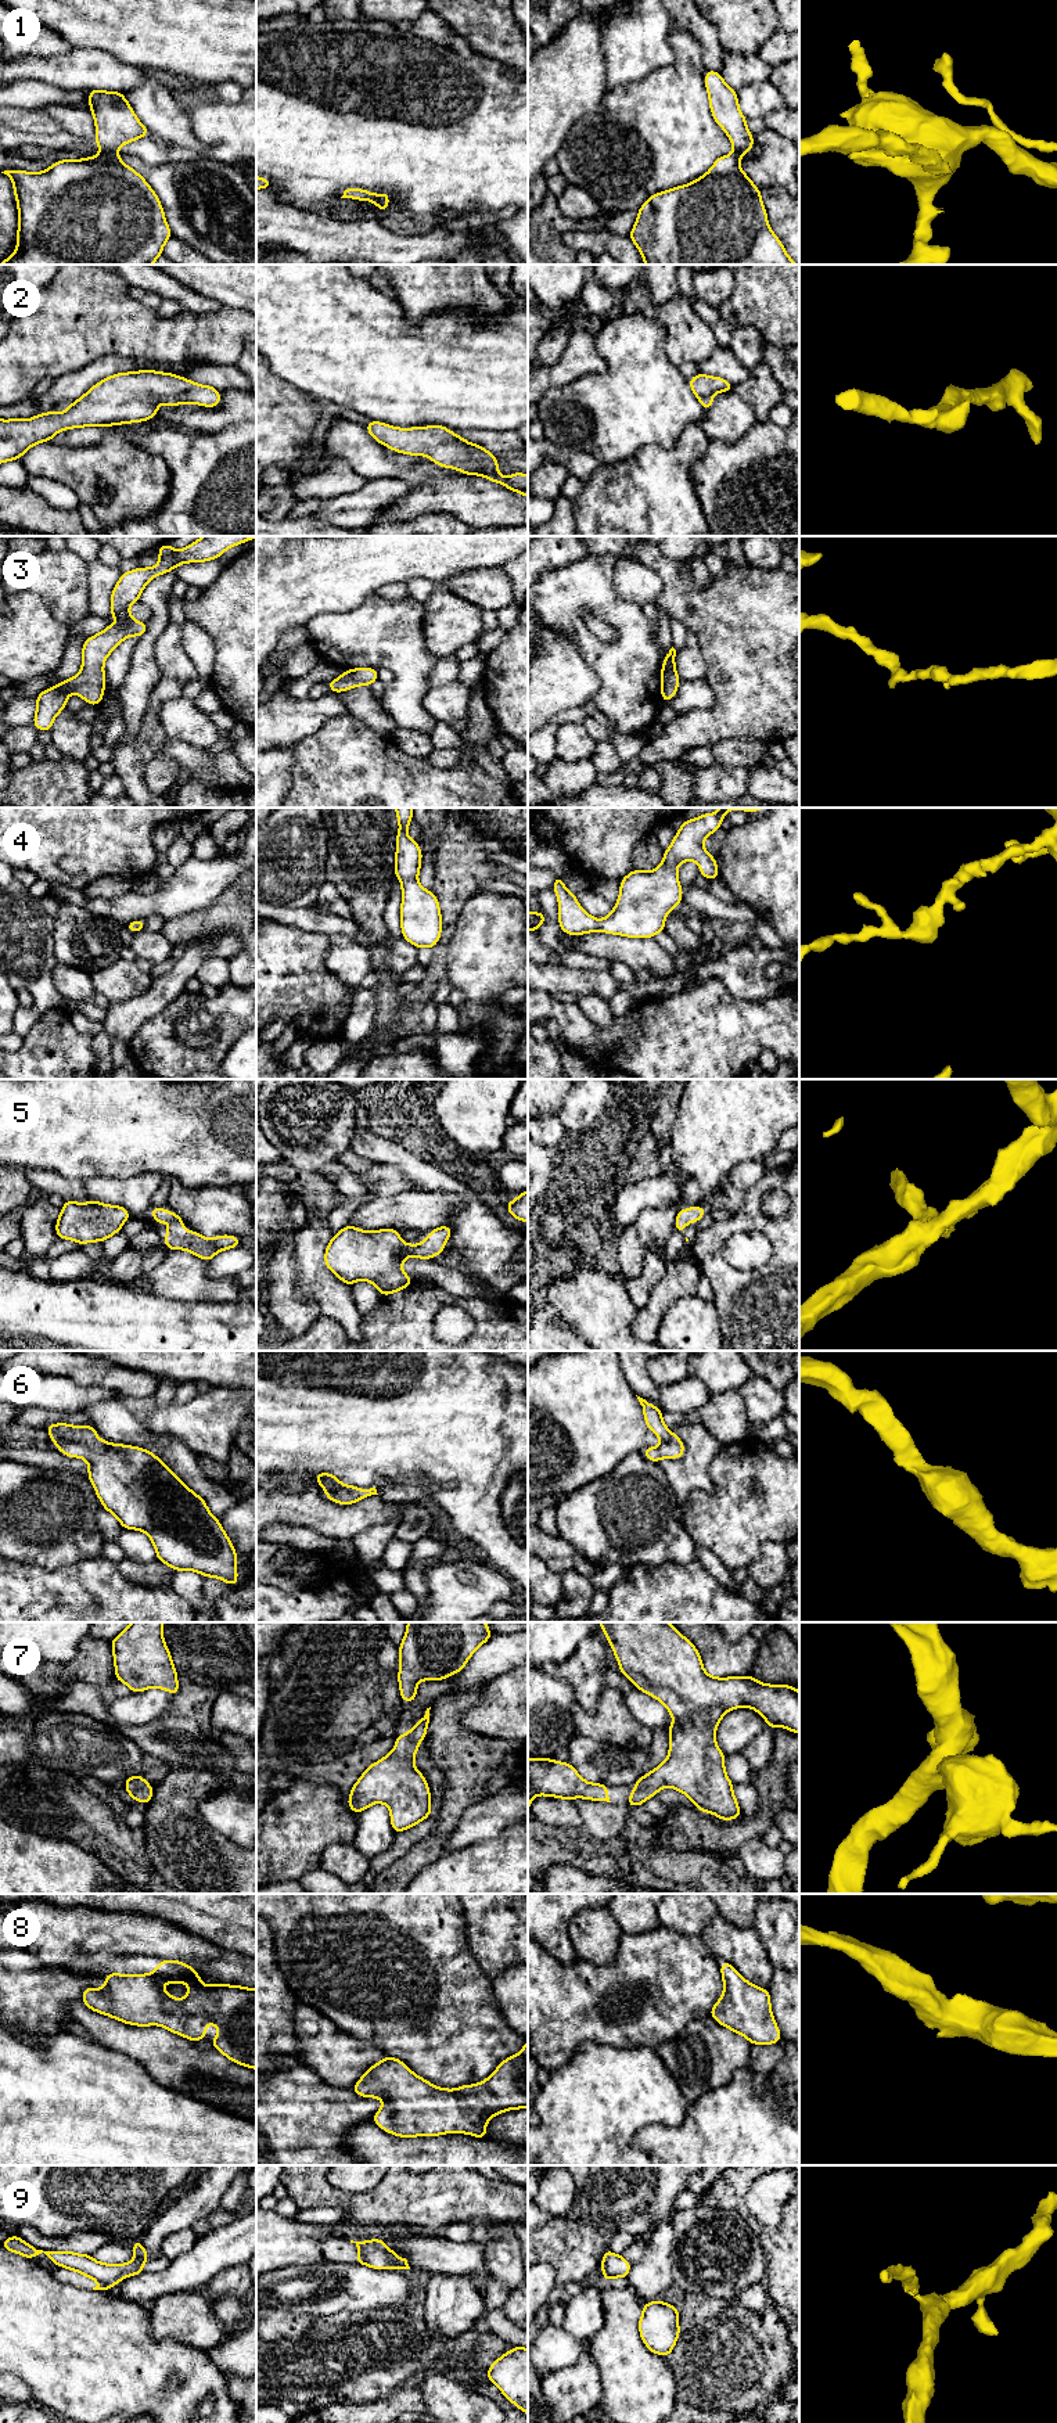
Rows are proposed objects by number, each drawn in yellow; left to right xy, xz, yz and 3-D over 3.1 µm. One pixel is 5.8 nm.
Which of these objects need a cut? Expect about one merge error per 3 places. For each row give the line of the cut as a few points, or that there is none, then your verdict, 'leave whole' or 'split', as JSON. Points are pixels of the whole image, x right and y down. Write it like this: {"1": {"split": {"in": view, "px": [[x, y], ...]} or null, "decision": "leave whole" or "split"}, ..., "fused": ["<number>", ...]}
{"1": {"split": {"in": "xy", "px": [[101, 151], [114, 154]]}, "decision": "split"}, "2": {"split": null, "decision": "leave whole"}, "3": {"split": null, "decision": "leave whole"}, "4": {"split": null, "decision": "leave whole"}, "5": {"split": null, "decision": "leave whole"}, "6": {"split": null, "decision": "leave whole"}, "7": {"split": null, "decision": "leave whole"}, "8": {"split": null, "decision": "leave whole"}, "9": {"split": {"in": "xz", "px": [[358, 2242], [362, 2264]]}, "decision": "split"}, "fused": ["1", "9"]}

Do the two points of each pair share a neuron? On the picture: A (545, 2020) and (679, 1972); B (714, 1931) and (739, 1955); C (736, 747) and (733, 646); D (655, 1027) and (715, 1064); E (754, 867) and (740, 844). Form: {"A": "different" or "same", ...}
{"A": "same", "B": "same", "C": "different", "D": "same", "E": "same"}

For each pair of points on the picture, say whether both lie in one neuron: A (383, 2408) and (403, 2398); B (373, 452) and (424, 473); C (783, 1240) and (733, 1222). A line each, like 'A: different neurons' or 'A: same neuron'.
A: same neuron
B: same neuron
C: same neuron

